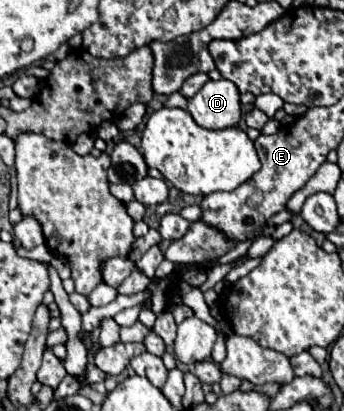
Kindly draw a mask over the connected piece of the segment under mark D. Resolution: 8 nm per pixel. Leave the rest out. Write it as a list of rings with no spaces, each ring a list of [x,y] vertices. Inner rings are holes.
[[[227,79],[207,81],[189,101],[187,111],[205,129],[235,127],[241,119],[239,95],[237,85]]]

